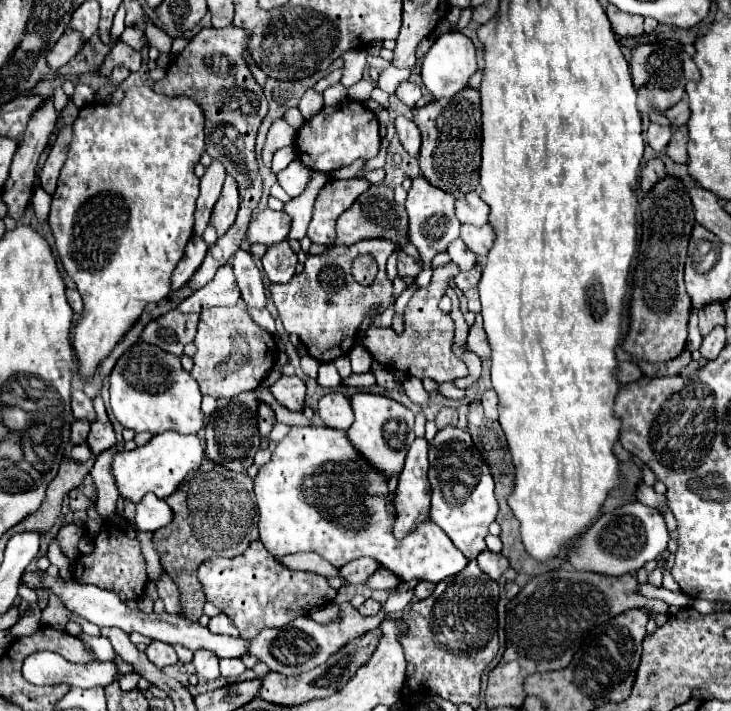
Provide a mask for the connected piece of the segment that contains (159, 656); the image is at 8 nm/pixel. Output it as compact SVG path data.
M158 641L148 645L148 659L160 669L164 669L168 665L176 665L176 661L178 661L176 651L168 643L158 643Z

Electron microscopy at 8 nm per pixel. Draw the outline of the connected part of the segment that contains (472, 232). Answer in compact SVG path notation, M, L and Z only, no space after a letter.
M462 225L460 229L460 239L464 241L464 245L476 253L480 259L484 259L494 243L494 231L490 229L490 225L484 227L472 227L472 225Z

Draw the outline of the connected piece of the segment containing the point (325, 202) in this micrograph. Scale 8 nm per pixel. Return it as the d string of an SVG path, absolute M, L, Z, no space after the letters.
M348 179L328 181L316 197L314 217L308 227L308 237L312 243L330 247L336 239L336 219L370 187L366 179Z

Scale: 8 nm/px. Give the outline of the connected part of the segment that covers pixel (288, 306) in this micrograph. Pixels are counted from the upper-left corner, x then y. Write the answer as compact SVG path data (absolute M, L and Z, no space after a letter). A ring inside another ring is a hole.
M364 239L350 247L332 247L322 255L308 255L304 271L288 285L270 285L272 299L286 331L296 333L316 361L330 363L336 357L346 355L354 347L354 335L358 333L364 313L374 305L388 309L392 301L392 281L386 277L386 261L392 251L394 245L386 239ZM362 253L368 253L378 261L378 277L372 287L358 285L350 273L352 261Z

